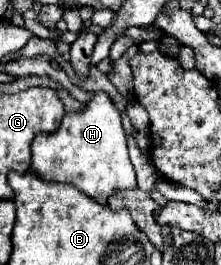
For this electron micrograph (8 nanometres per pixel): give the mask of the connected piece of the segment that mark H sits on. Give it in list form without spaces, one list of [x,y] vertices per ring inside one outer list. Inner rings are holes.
[[[98,90],[80,112],[64,114],[56,132],[40,132],[32,142],[32,172],[54,182],[74,184],[84,194],[106,204],[114,190],[136,186],[134,166],[128,156],[128,136],[112,98]]]

